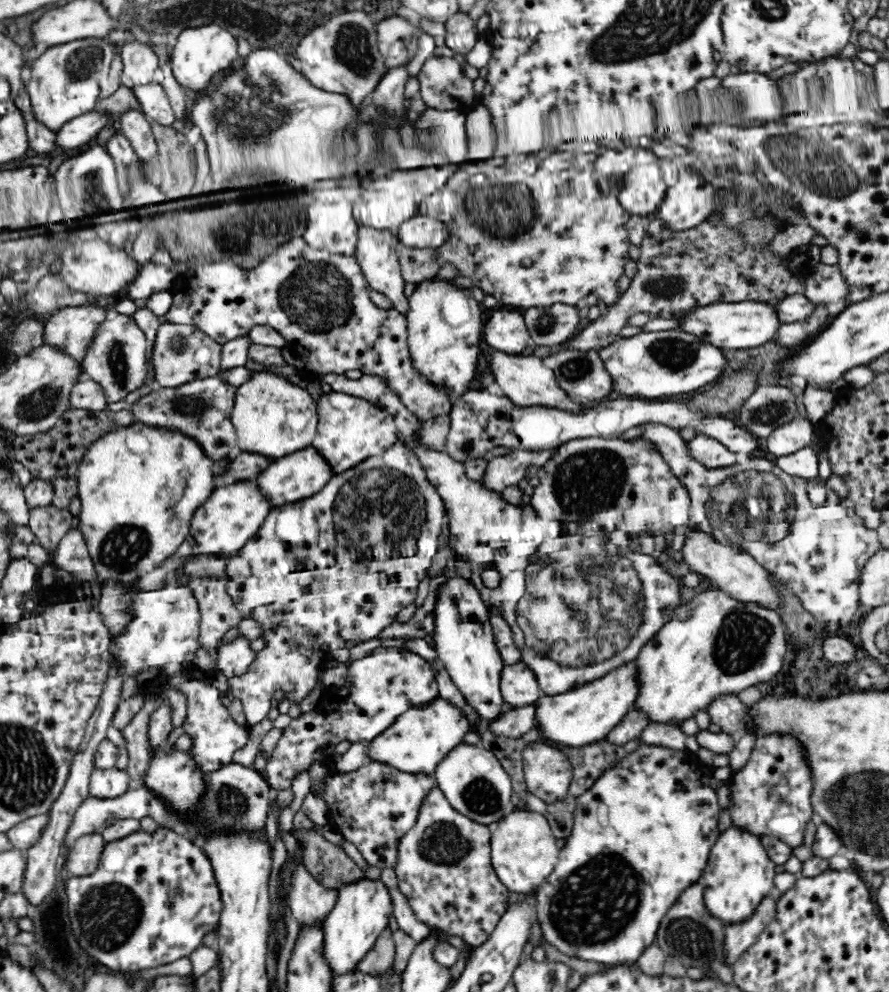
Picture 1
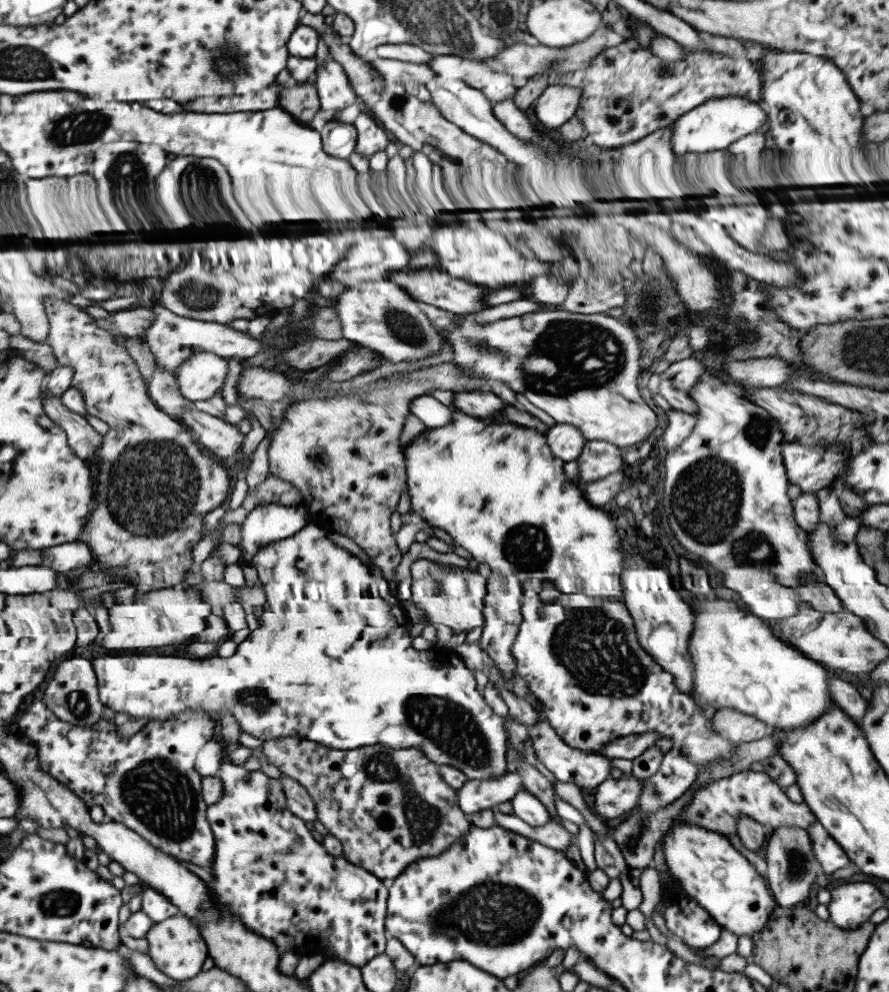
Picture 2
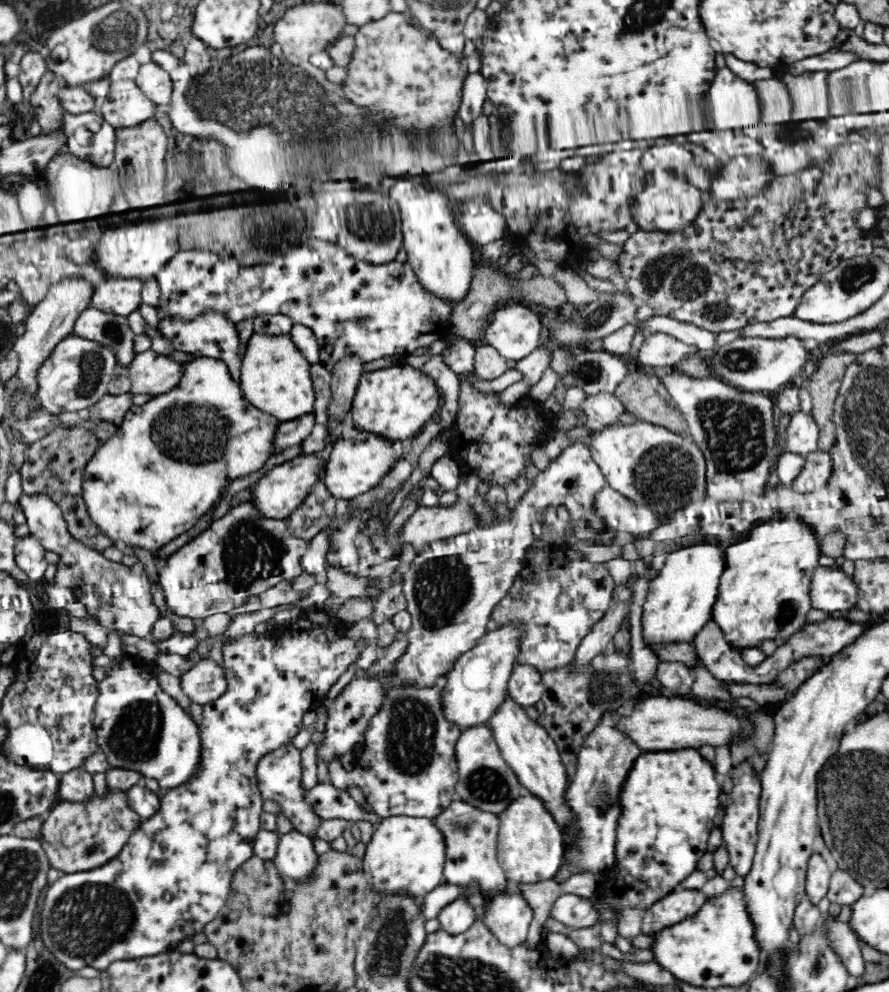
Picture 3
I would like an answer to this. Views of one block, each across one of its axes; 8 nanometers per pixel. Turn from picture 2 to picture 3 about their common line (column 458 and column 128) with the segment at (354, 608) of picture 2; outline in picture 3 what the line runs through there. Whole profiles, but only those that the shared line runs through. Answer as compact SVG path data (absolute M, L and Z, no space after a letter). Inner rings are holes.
M134 651L116 657L114 662L114 666L107 669L106 678L99 682L100 694L94 718L94 725L98 728L98 745L107 756L110 766L132 770L140 774L142 780L154 779L158 781L160 789L166 792L189 785L202 770L204 748L198 724L160 686L151 662L143 661Z

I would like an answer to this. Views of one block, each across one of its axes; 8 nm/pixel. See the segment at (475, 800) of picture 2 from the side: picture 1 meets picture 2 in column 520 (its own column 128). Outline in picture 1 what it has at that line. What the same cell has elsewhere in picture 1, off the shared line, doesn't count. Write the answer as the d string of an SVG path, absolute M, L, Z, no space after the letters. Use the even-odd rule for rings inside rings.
M112 768L95 769L89 783L89 796L94 798L116 798L130 789L129 777L125 771Z

